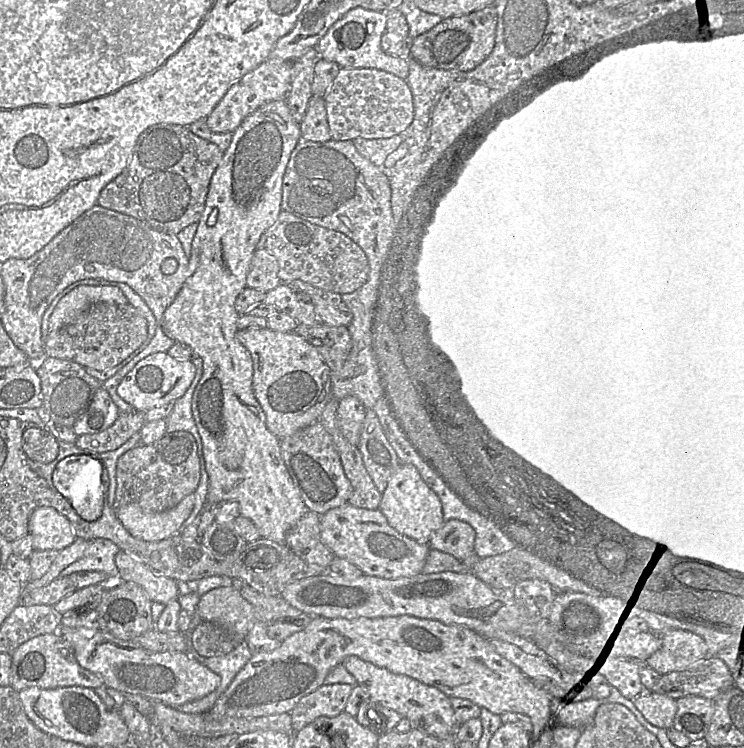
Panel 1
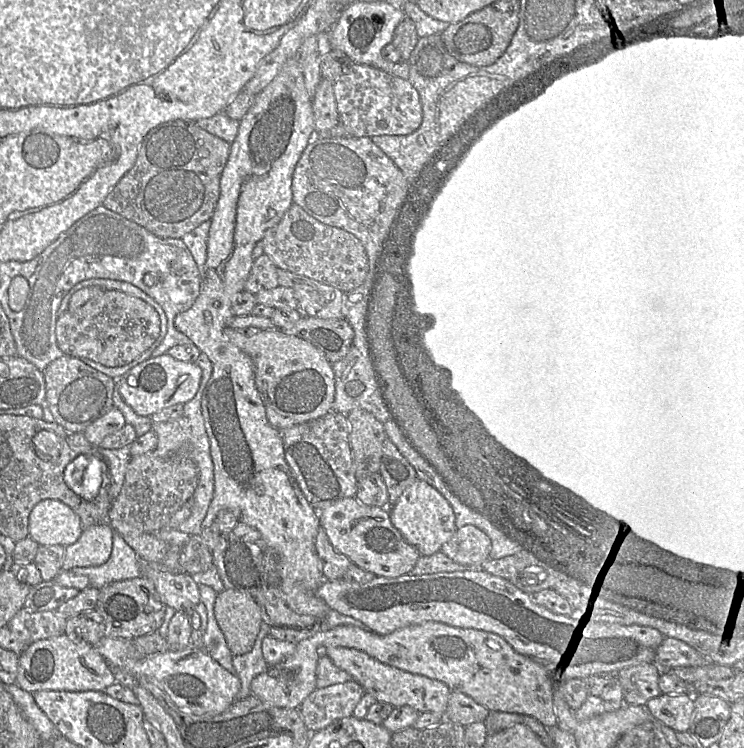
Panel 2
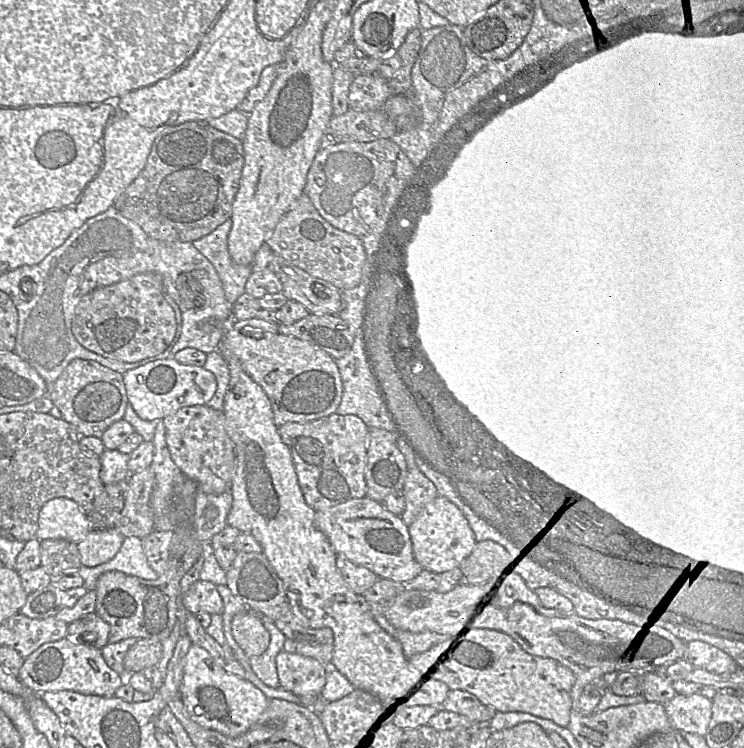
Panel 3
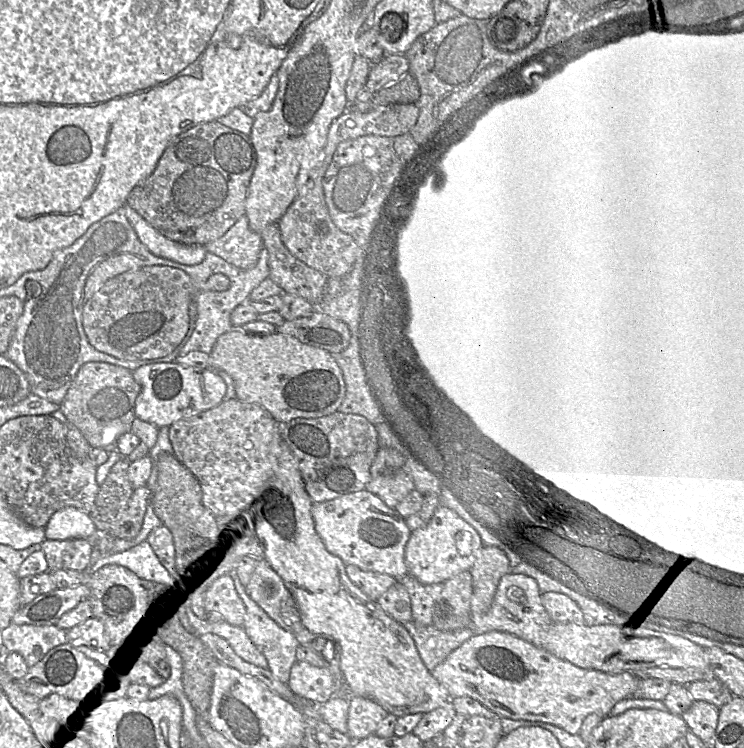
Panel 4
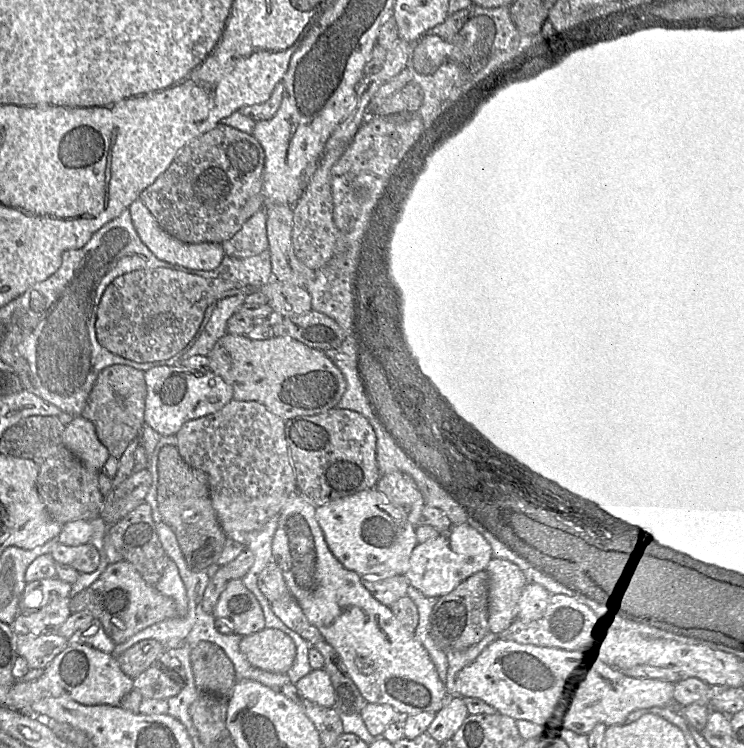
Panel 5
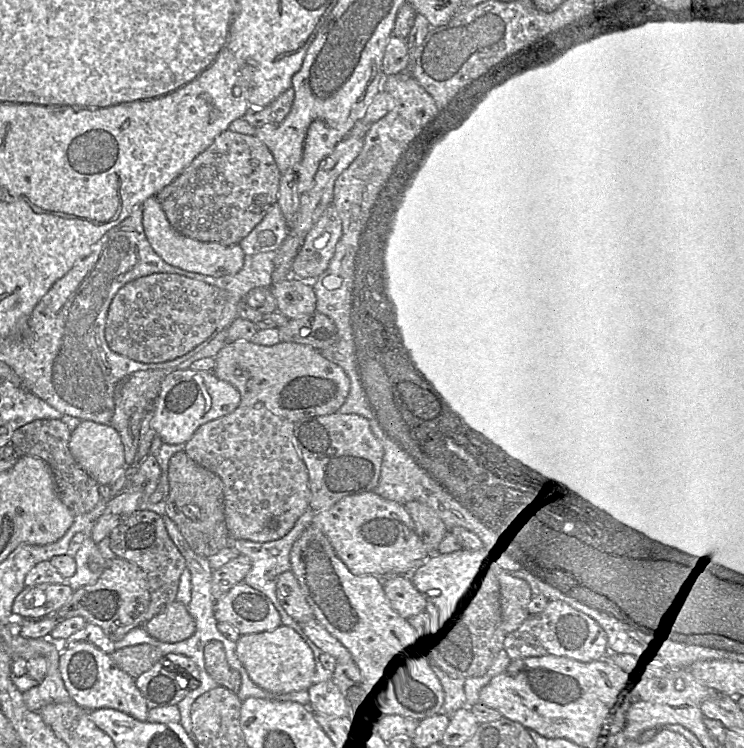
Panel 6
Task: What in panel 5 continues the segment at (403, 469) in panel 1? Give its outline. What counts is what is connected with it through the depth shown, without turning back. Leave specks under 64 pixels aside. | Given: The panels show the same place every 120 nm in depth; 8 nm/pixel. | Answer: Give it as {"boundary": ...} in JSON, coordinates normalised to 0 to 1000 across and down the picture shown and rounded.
{"boundary":[[[628,699],[608,702],[602,710],[591,711],[586,719],[558,730],[543,770],[550,782],[569,795],[590,799],[605,793],[633,769],[653,762],[661,746],[659,727],[640,707]]]}

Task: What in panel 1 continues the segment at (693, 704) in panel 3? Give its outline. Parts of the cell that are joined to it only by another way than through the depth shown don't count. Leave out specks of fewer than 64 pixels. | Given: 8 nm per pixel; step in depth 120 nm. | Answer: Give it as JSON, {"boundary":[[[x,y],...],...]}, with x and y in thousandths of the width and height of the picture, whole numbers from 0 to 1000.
{"boundary":[[[864,925],[852,934],[852,940],[874,967],[886,973],[903,975],[910,936],[878,925]]]}

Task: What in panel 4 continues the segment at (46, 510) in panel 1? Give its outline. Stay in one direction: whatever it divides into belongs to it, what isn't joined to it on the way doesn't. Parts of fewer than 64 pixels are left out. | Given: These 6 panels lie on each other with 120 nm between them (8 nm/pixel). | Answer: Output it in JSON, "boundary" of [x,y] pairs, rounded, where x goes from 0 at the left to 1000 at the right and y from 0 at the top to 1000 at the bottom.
{"boundary":[[[99,678],[74,684],[60,705],[63,722],[125,721],[130,713],[121,690]]]}

